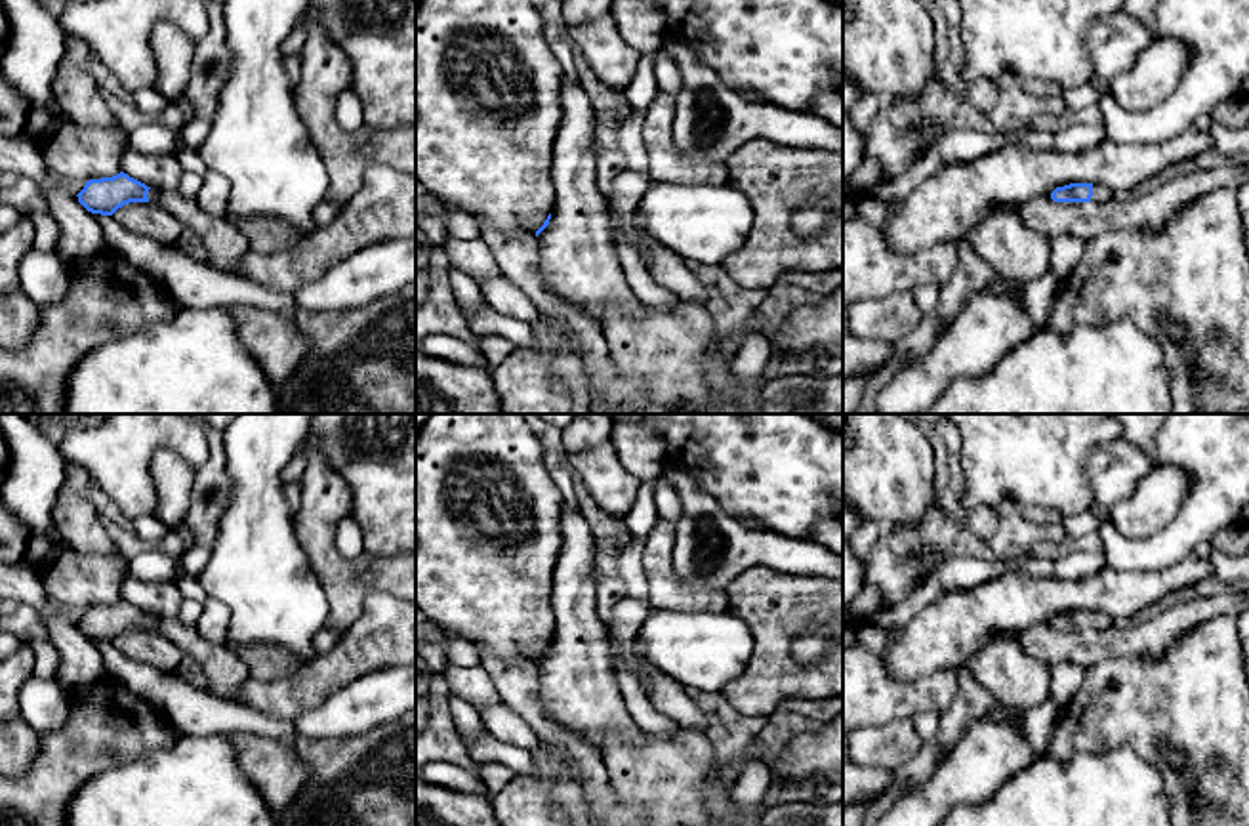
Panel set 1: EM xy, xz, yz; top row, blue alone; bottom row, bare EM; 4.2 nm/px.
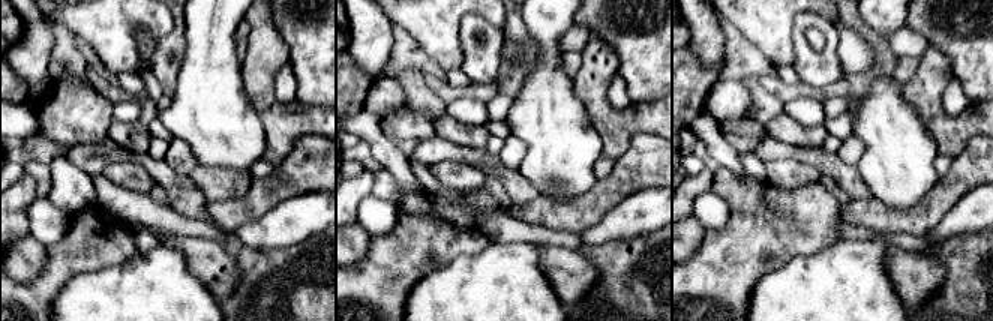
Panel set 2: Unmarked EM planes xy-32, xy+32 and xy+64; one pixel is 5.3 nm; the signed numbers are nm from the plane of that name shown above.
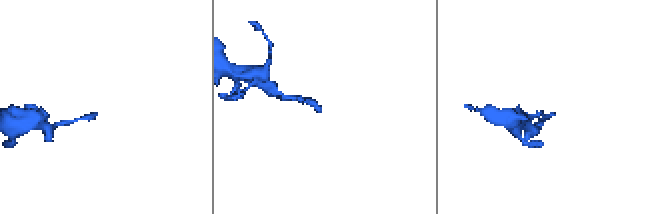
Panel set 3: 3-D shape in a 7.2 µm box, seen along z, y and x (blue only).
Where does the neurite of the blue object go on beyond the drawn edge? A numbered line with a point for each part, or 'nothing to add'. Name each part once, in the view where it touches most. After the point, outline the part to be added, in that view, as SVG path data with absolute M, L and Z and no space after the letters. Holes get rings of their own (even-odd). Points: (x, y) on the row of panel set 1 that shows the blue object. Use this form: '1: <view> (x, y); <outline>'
1: yz (1101, 193); M1093 185L1091 202L1108 202L1112 196L1114 193L1108 187Z

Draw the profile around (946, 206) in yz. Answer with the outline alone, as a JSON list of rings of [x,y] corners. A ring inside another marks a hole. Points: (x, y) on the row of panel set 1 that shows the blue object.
[[[1205,124],[1152,145],[1100,145],[1058,153],[1014,145],[963,164],[952,164],[902,198],[885,227],[898,254],[911,254],[942,240],[959,242],[988,214],[1013,208],[1056,187],[1093,183],[1114,195],[1131,191],[1171,164],[1215,149]]]

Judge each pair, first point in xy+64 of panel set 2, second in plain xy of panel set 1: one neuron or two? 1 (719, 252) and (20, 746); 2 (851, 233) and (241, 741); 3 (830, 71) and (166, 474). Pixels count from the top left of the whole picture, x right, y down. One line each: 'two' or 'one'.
1: two
2: two
3: one

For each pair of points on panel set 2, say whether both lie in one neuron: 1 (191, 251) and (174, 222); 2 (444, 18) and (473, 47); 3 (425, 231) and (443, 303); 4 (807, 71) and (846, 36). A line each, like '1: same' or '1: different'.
1: different
2: different
3: different
4: different

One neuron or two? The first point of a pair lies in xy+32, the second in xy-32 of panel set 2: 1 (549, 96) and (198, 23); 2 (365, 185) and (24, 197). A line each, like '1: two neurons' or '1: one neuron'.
1: one neuron
2: one neuron

